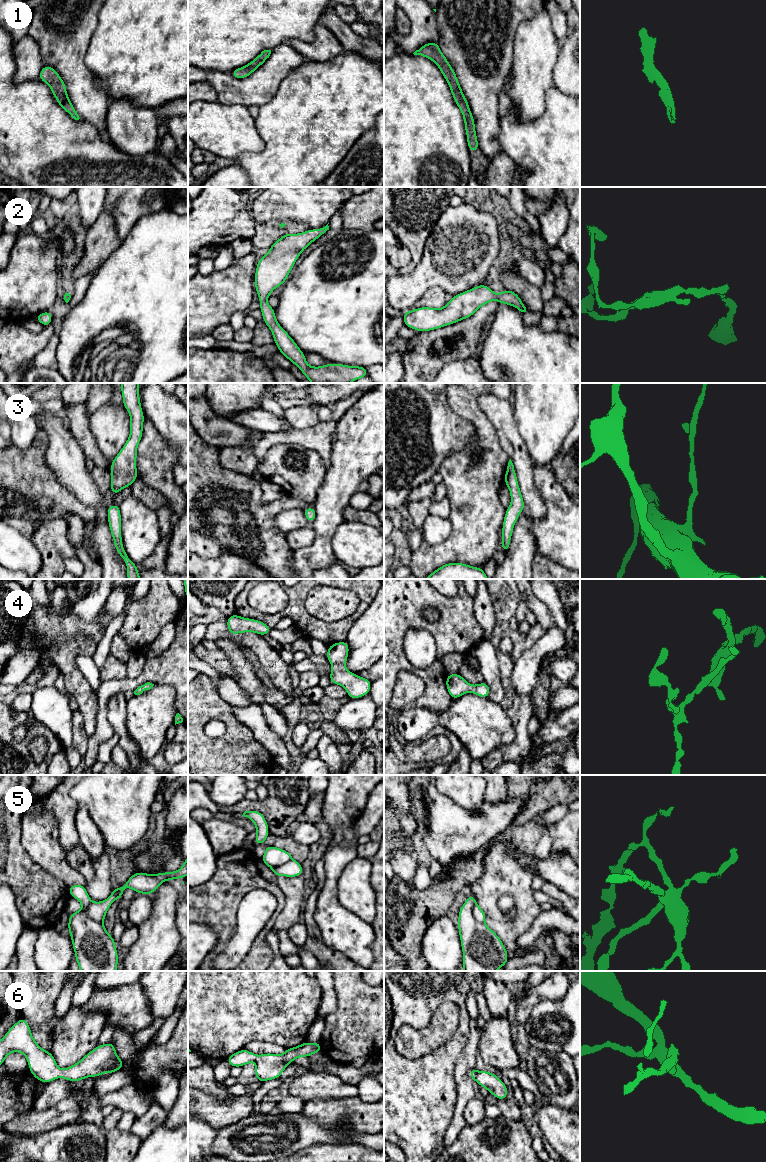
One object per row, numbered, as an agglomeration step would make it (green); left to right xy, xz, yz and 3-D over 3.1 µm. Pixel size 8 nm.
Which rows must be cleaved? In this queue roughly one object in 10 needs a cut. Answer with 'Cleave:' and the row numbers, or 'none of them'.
Cleave: none of them

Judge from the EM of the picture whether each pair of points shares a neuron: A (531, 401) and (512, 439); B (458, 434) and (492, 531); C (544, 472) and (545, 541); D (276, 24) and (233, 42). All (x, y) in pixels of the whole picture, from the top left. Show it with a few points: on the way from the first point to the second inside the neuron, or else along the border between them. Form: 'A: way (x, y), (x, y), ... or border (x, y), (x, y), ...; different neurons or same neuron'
A: border (512, 406), (515, 427), (528, 450); different neurons
B: border (474, 427), (474, 435), (466, 445), (443, 461); different neurons
C: way (550, 489), (553, 493), (553, 524); same neuron
D: way (265, 24), (251, 24), (244, 31); same neuron

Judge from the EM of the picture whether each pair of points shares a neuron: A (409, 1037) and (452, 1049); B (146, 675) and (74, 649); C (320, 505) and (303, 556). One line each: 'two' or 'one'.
A: two
B: two
C: one

